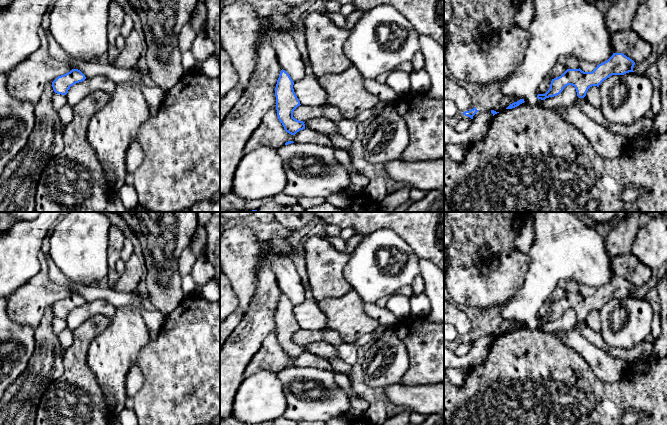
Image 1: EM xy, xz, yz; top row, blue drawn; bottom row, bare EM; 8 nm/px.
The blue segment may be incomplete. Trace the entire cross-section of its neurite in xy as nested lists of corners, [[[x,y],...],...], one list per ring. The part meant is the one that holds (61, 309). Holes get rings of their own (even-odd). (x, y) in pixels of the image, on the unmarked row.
[[[72,293],[70,296],[58,300],[53,306],[52,311],[55,317],[66,319],[71,310],[86,303],[85,299],[78,293]]]

